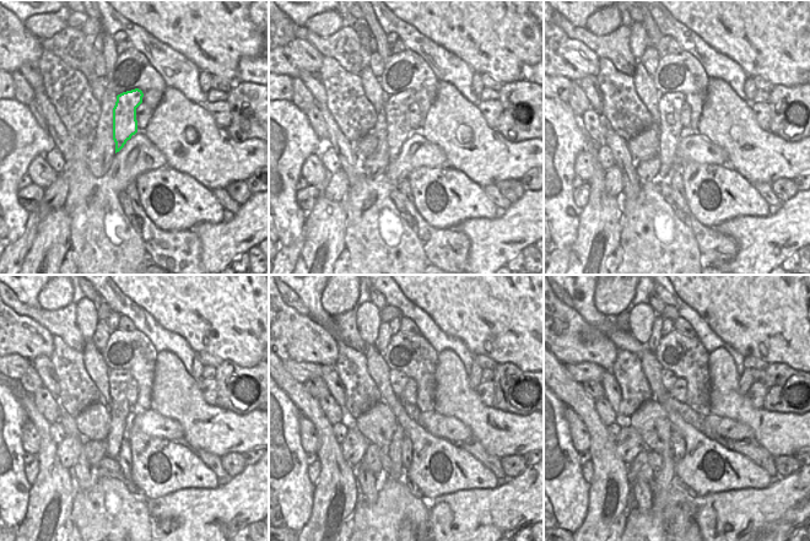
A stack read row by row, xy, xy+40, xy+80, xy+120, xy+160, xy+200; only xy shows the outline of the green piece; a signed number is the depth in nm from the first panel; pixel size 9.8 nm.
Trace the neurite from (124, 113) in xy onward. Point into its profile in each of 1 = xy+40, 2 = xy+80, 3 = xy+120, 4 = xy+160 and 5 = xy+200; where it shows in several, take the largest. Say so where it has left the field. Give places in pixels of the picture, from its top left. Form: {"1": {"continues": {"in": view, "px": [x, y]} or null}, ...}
{"1": {"continues": {"in": "xy+40", "px": [398, 126]}}, "2": {"continues": {"in": "xy+80", "px": [670, 131]}}, "3": {"continues": {"in": "xy+120", "px": [118, 379]}}, "4": {"continues": {"in": "xy+160", "px": [394, 452]}}, "5": {"continues": {"in": "xy+200", "px": [662, 481]}}}

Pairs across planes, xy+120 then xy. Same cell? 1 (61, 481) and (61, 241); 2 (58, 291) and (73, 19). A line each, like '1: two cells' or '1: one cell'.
1: one cell
2: two cells

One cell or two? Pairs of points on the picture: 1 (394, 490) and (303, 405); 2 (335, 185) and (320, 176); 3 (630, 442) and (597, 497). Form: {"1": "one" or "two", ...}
{"1": "two", "2": "two", "3": "two"}

